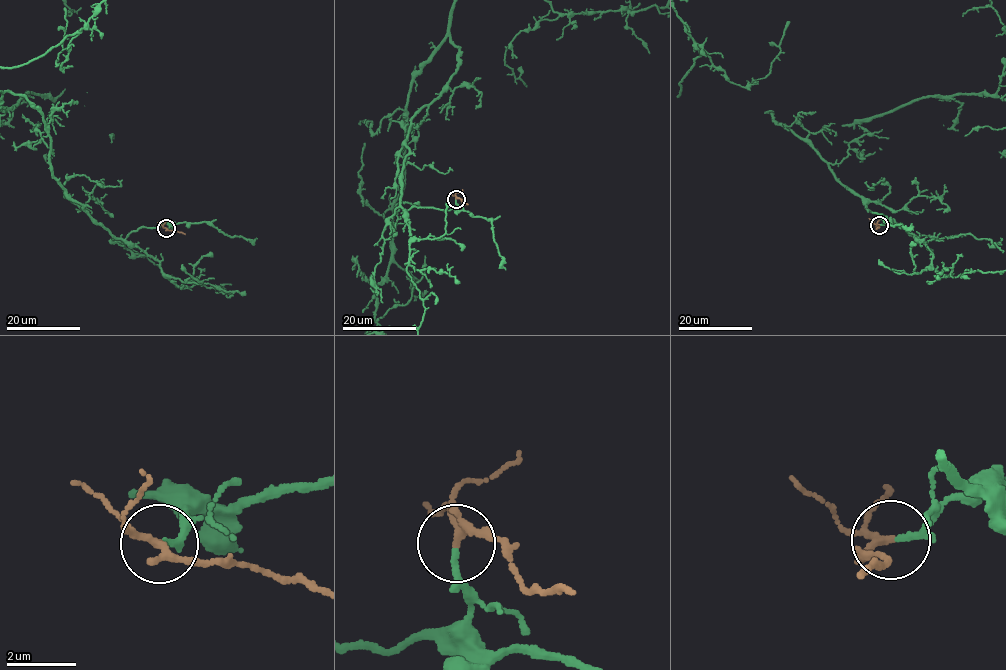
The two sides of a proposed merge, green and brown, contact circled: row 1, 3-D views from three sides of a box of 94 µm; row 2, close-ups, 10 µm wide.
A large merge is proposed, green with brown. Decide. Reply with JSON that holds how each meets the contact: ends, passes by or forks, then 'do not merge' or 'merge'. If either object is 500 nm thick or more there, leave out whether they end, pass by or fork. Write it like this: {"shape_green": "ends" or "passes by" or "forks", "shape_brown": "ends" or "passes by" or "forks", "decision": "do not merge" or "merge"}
{"shape_green": "ends", "shape_brown": "forks", "decision": "merge"}

